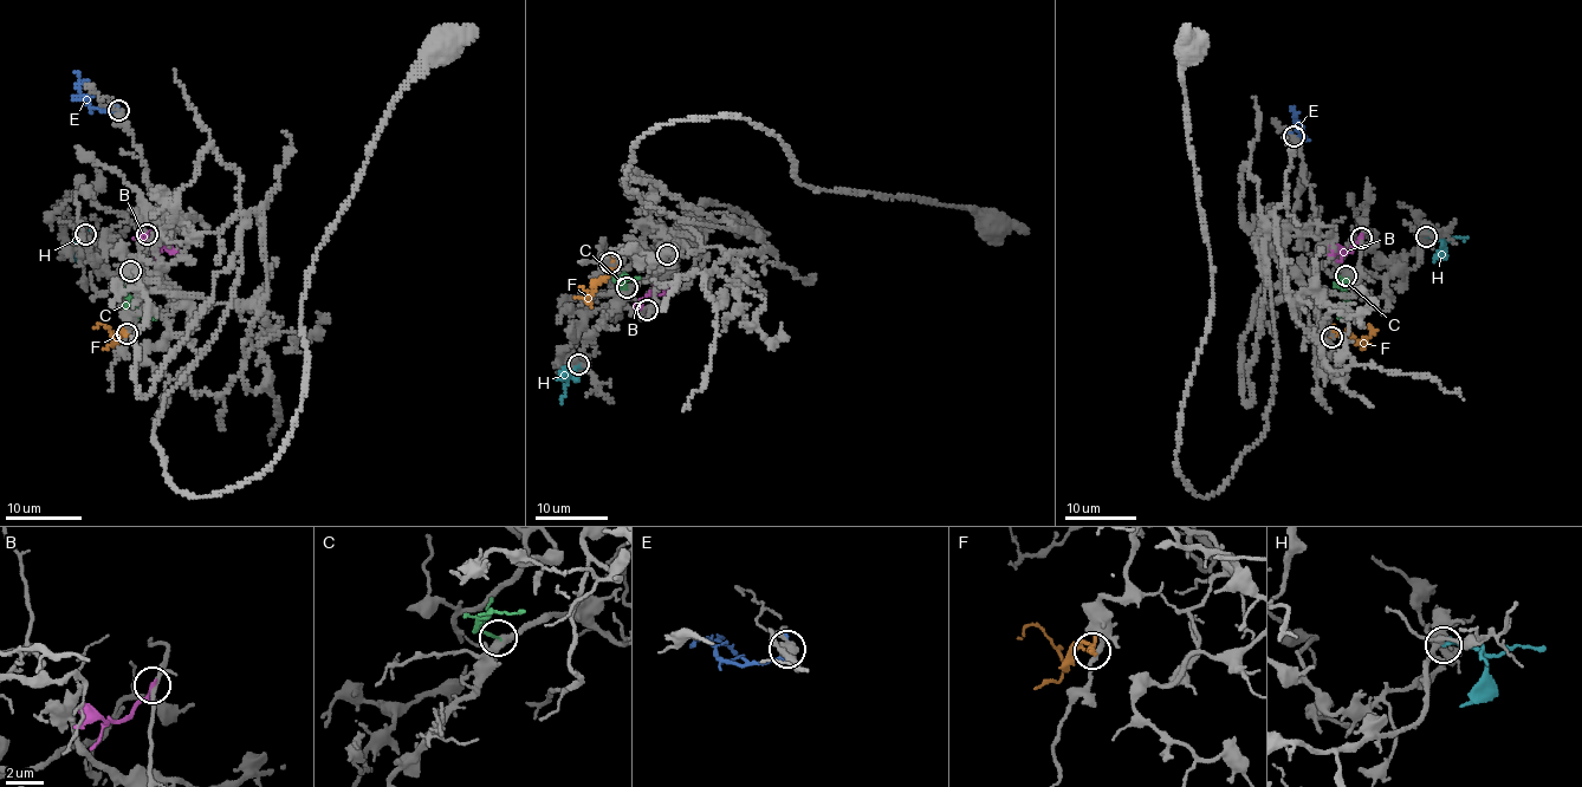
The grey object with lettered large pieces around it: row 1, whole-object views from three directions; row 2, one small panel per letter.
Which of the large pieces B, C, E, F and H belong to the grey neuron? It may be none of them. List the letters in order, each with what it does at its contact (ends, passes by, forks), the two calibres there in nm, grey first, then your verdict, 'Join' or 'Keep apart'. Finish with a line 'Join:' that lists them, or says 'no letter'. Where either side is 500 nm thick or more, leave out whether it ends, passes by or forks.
B: It ends there. Thickness 220 nm (grey) against 240 nm. Keep apart
C: It ends there. Thickness 460 nm (grey) against 160 nm. Join
E: It ends there. Thickness 440 nm (grey) against 240 nm. Keep apart
F: It passes by. Thickness 240 nm (grey) against 220 nm. Keep apart
H: It ends there. Thickness 360 nm (grey) against 240 nm. Keep apart
Join: C

